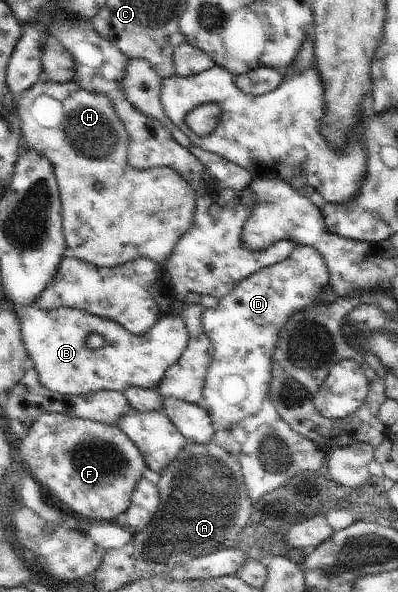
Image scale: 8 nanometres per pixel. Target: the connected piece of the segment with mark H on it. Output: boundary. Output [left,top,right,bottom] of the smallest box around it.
[16,81,196,268]

